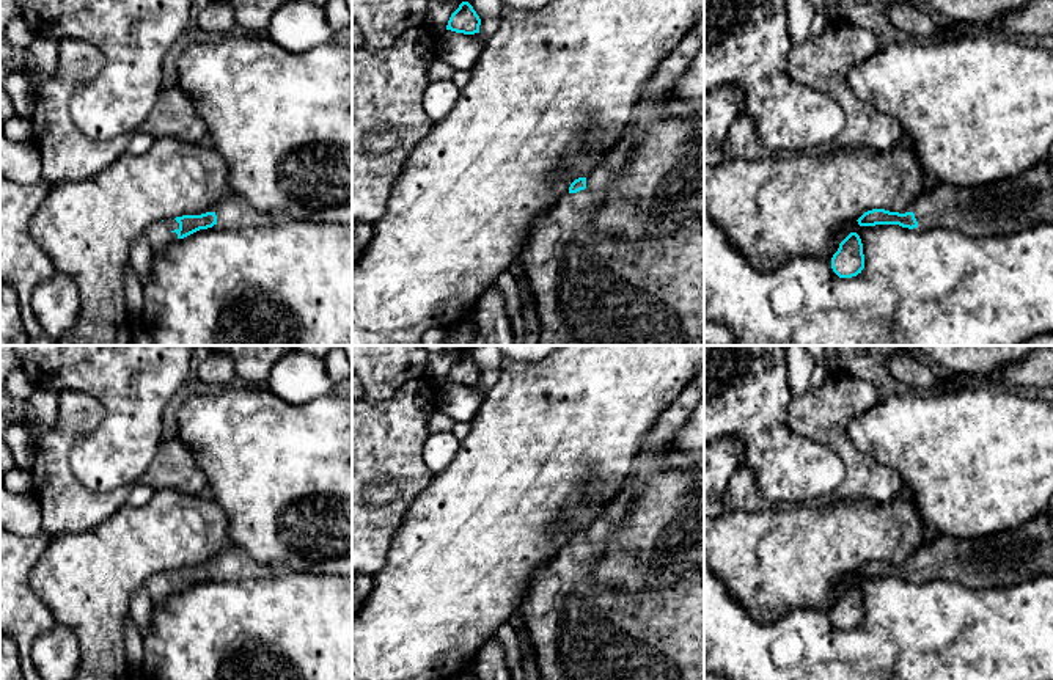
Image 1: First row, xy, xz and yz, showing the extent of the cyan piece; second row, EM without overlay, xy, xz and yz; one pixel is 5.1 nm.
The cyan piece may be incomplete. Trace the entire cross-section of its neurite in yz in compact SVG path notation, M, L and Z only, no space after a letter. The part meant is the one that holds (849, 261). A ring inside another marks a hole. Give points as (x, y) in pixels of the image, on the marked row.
M850 232L831 258L831 269L839 278L852 278L864 269L863 243L857 232Z

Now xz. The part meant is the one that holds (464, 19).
M462 2L451 14L446 30L475 35L479 33L481 19L468 2Z

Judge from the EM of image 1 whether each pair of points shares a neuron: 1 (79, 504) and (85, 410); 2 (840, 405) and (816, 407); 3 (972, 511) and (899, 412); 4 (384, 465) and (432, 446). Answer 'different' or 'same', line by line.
1: same
2: same
3: same
4: different

